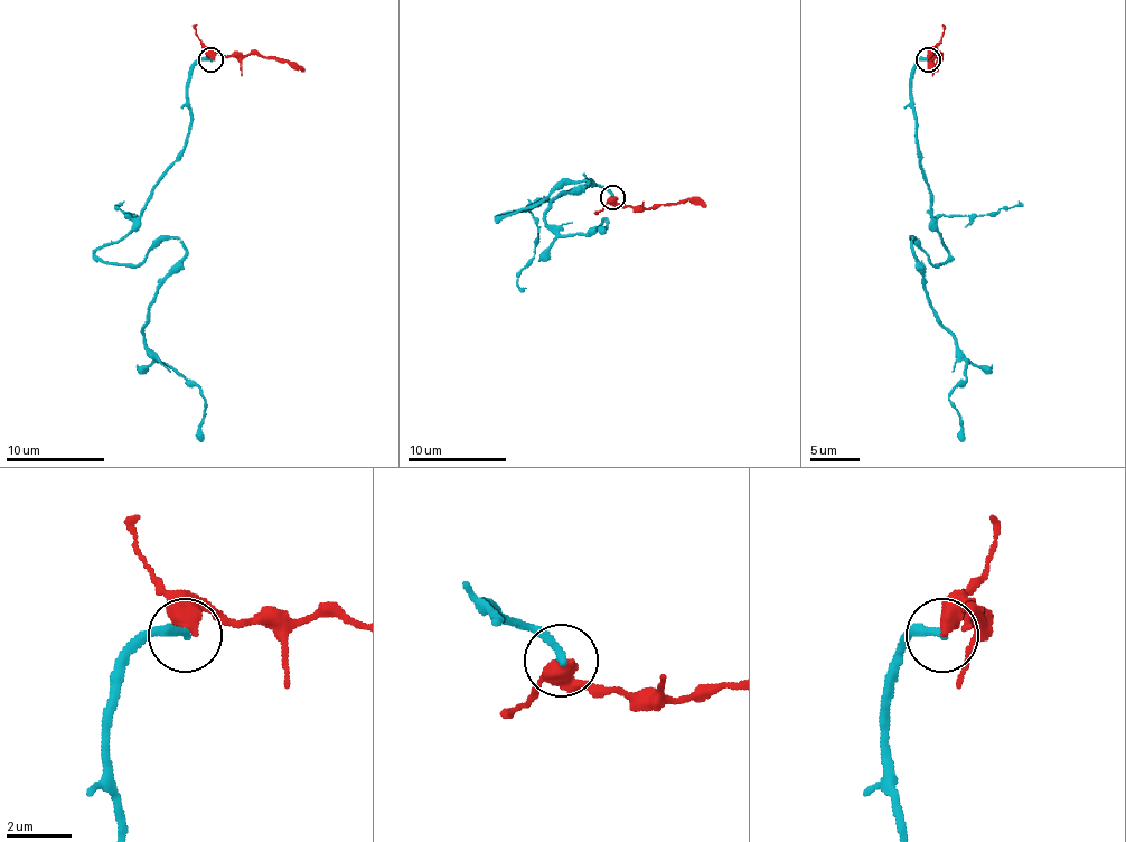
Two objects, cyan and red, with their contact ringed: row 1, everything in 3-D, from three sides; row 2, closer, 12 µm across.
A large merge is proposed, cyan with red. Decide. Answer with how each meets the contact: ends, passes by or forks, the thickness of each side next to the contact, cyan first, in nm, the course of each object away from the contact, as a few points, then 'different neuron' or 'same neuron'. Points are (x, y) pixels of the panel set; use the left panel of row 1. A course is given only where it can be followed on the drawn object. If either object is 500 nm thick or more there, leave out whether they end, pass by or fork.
260 nm thick on the cyan side, 550 nm on the other; cyan runs (212, 59), (184, 152), (95, 251), (187, 251), (142, 331), (204, 395), (199, 440); red runs (212, 59), (216, 52), (253, 54), (288, 59), (305, 72); different neuron

